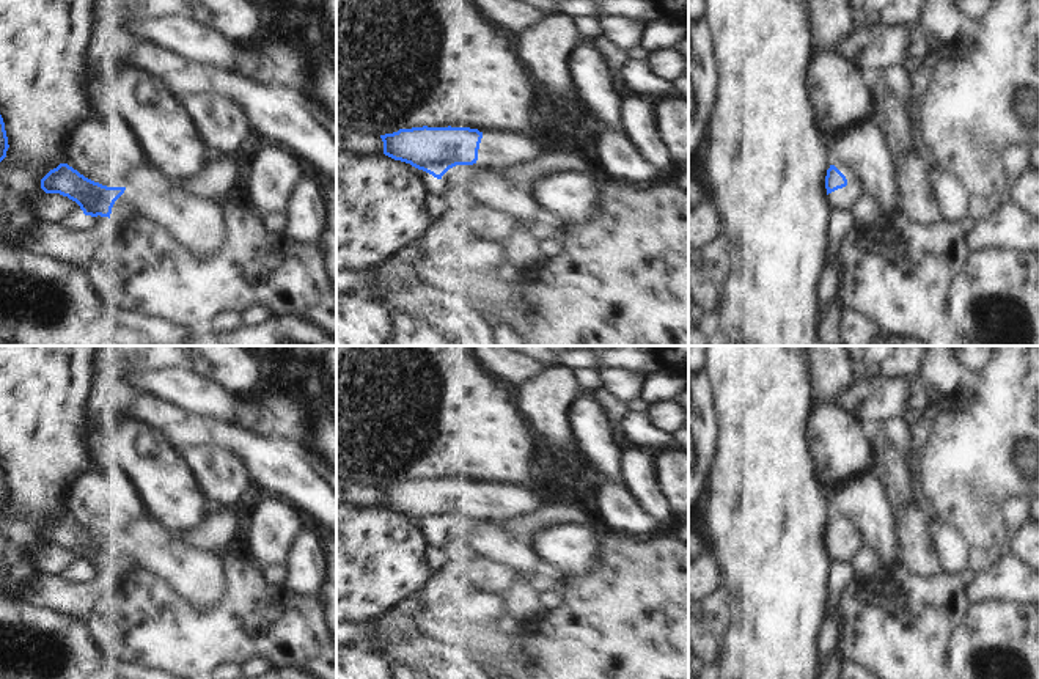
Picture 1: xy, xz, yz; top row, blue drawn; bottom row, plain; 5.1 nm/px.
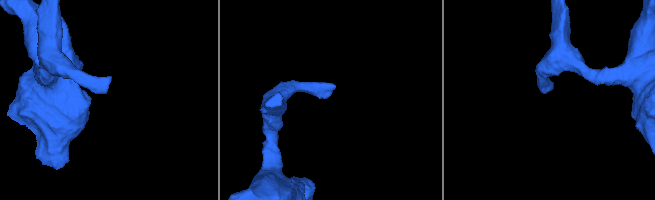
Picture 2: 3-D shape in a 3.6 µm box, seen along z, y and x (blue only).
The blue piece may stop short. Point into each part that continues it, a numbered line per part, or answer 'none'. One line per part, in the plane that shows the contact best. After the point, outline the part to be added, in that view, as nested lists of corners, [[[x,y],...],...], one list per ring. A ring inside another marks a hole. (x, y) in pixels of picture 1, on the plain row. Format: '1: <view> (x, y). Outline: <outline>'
1: xy (200, 576). Outline: [[[149,516],[134,527],[110,571],[119,574],[132,567],[157,572],[198,610],[222,605],[228,593],[225,558],[176,541]]]

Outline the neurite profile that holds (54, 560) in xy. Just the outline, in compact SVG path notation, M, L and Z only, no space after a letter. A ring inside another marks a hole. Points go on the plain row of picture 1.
M60 545L38 547L31 553L31 563L36 572L55 577L77 574L85 567L75 553Z

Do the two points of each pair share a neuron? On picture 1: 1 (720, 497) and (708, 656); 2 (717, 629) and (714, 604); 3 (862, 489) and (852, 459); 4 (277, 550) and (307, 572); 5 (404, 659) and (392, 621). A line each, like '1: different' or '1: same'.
1: different
2: same
3: different
4: different
5: different

